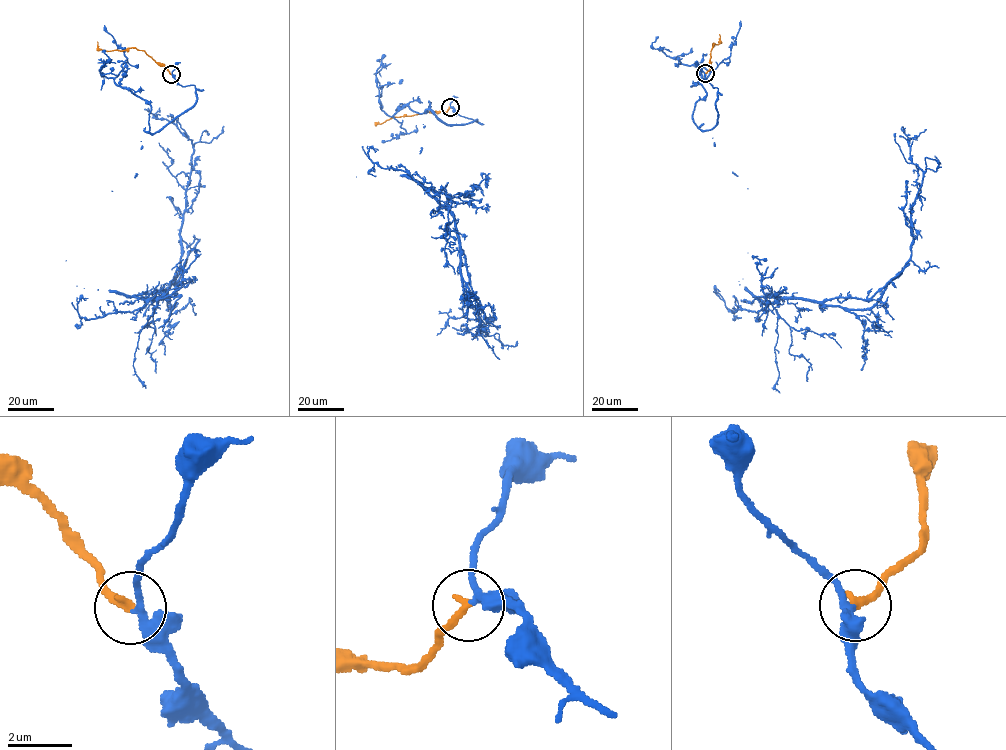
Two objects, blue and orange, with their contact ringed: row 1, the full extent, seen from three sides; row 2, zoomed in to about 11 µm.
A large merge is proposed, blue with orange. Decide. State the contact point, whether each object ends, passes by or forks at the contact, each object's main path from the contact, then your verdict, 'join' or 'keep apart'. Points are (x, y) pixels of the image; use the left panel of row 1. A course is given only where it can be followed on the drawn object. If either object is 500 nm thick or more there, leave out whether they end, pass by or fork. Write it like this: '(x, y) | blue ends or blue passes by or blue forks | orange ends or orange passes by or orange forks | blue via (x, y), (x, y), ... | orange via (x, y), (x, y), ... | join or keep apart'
(171, 74) | blue passes by | orange ends | blue via (172, 74), (196, 102), (141, 149), (197, 256), (181, 287), (143, 299), (178, 274), (193, 145), (144, 109) | orange via (171, 74), (143, 51), (135, 48), (103, 50), (98, 47), (97, 41) | join

